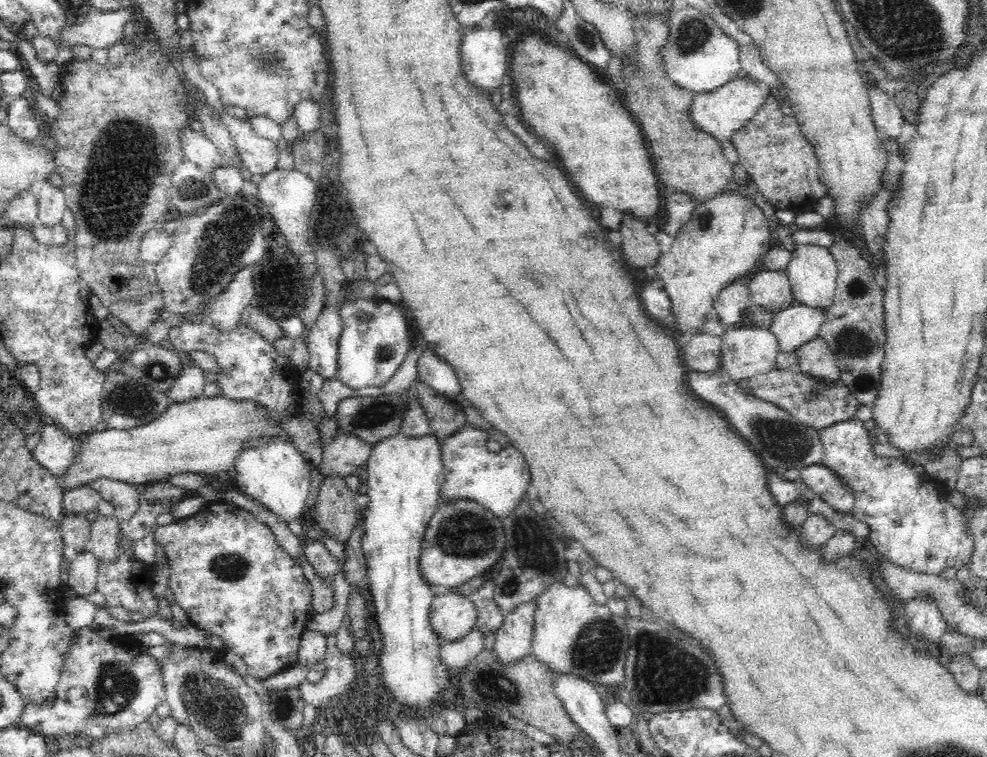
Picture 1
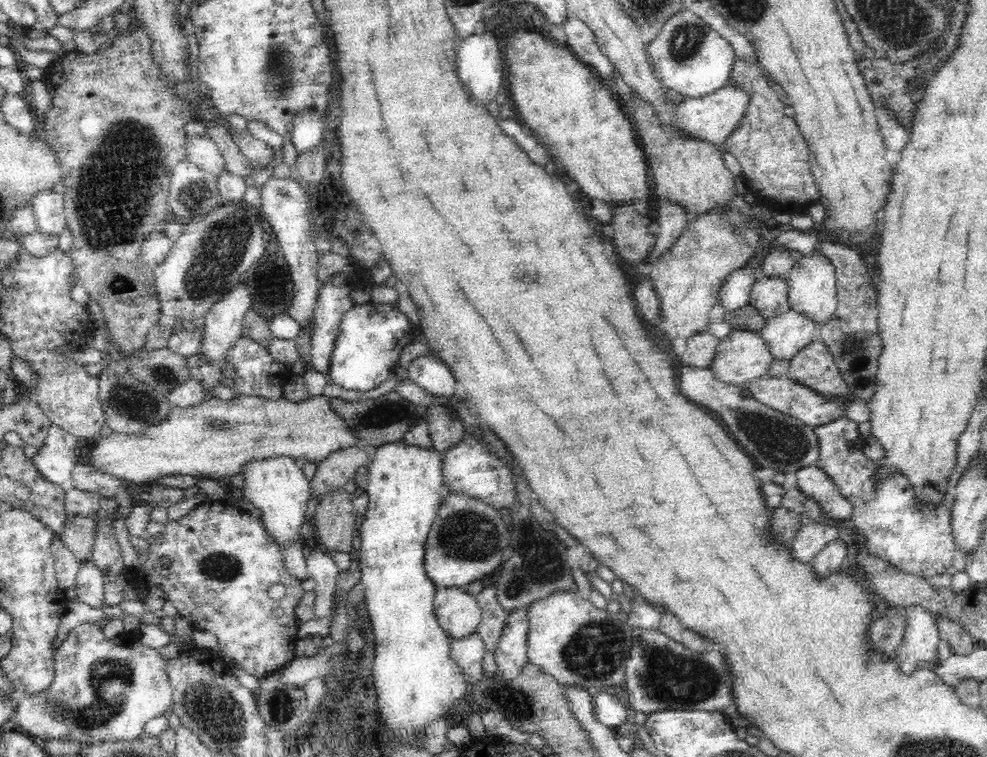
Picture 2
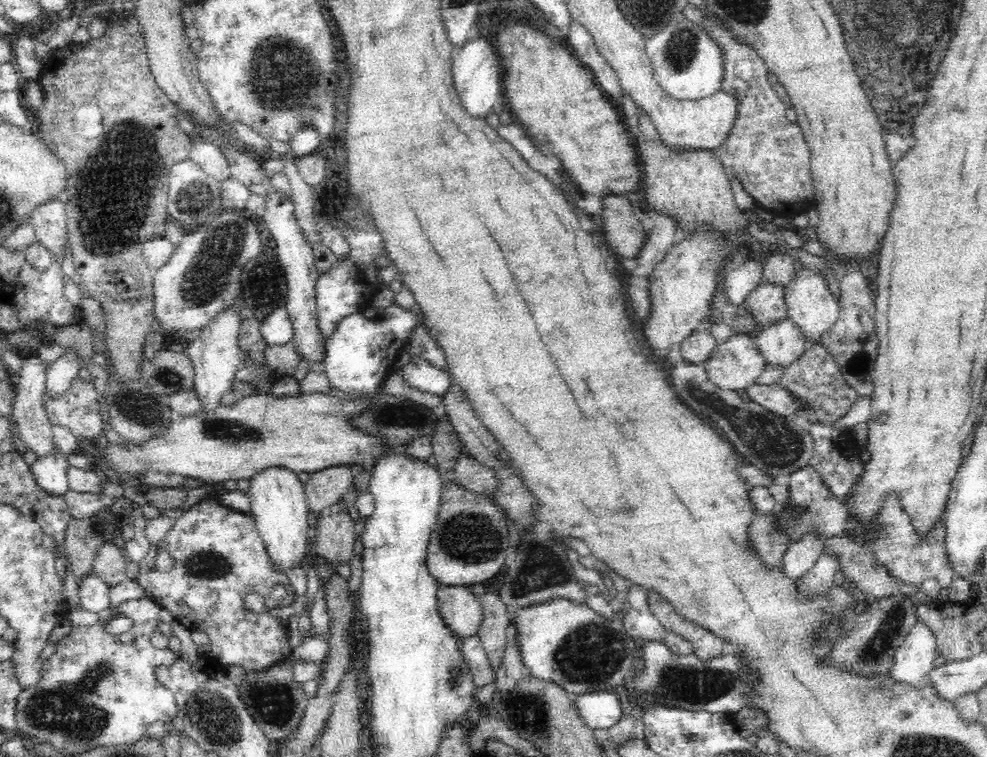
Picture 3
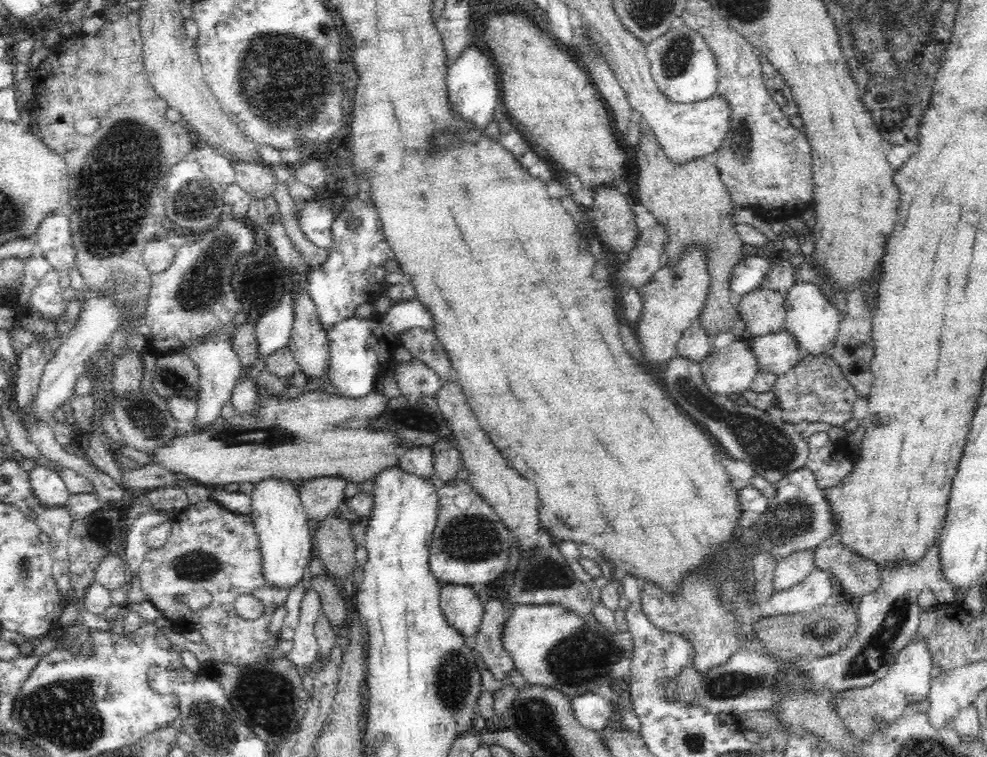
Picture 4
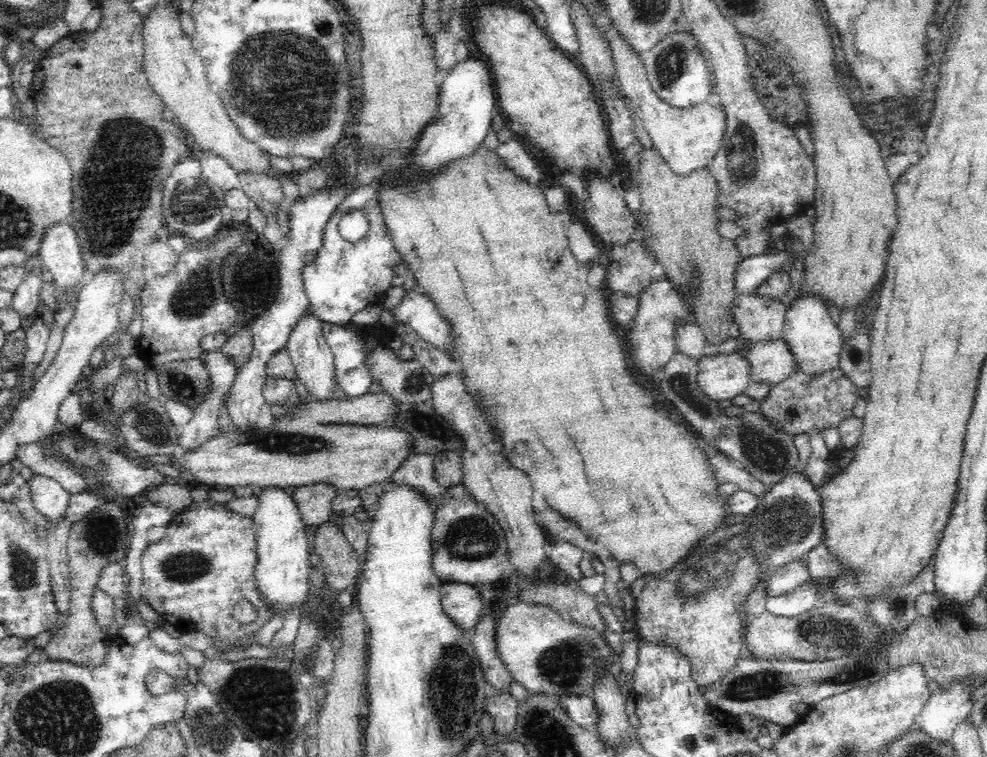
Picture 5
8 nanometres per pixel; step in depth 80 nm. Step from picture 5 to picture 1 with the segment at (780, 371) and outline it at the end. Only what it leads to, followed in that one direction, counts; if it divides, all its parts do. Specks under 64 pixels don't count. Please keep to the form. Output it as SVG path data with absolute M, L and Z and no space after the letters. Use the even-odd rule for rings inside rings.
M796 299L783 309L775 314L773 324L768 327L778 337L780 351L797 349L806 341L818 337L827 320L824 307L812 307Z

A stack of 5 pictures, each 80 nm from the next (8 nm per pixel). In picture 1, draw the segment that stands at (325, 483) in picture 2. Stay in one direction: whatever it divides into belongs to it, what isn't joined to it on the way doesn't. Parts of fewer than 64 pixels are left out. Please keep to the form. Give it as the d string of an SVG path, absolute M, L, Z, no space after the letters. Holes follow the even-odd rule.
M338 427L333 437L322 446L320 474L324 478L327 474L338 473L345 478L354 473L357 466L366 464L372 445L362 437Z

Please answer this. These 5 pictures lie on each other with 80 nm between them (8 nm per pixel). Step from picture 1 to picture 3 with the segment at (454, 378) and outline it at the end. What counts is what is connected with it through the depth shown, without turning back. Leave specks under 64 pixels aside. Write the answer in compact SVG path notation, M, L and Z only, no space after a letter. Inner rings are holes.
M413 356L400 372L410 388L443 398L452 388L448 370L432 366L424 358Z

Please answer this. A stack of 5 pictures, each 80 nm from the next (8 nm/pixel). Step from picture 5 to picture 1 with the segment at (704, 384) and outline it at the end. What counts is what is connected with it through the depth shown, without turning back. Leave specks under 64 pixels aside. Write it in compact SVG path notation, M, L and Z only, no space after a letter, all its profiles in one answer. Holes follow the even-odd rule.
M743 323L734 328L727 328L722 334L722 370L734 380L749 379L760 373L770 372L776 368L776 358L780 352L778 337L772 329Z

